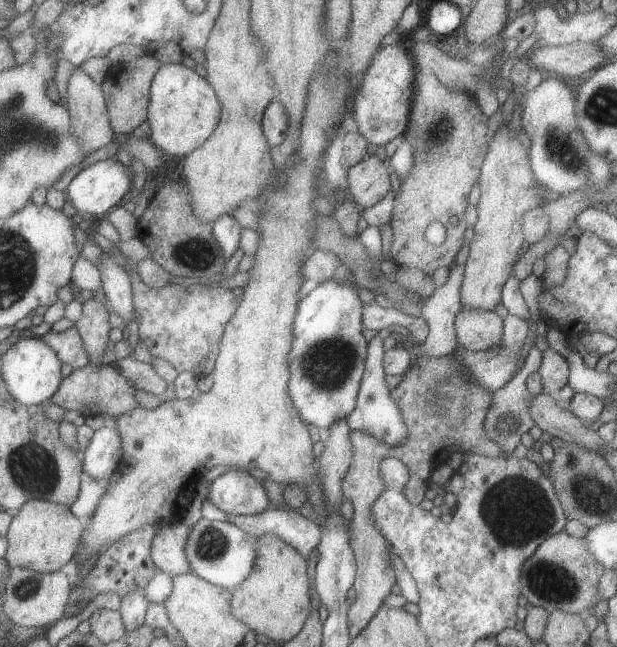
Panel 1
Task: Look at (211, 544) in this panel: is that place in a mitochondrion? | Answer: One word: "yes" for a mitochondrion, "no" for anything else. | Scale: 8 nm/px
yes

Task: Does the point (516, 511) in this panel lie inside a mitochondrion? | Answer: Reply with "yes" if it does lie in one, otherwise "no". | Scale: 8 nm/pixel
yes

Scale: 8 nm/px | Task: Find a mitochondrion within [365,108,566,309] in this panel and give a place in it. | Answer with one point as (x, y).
(438, 131)

